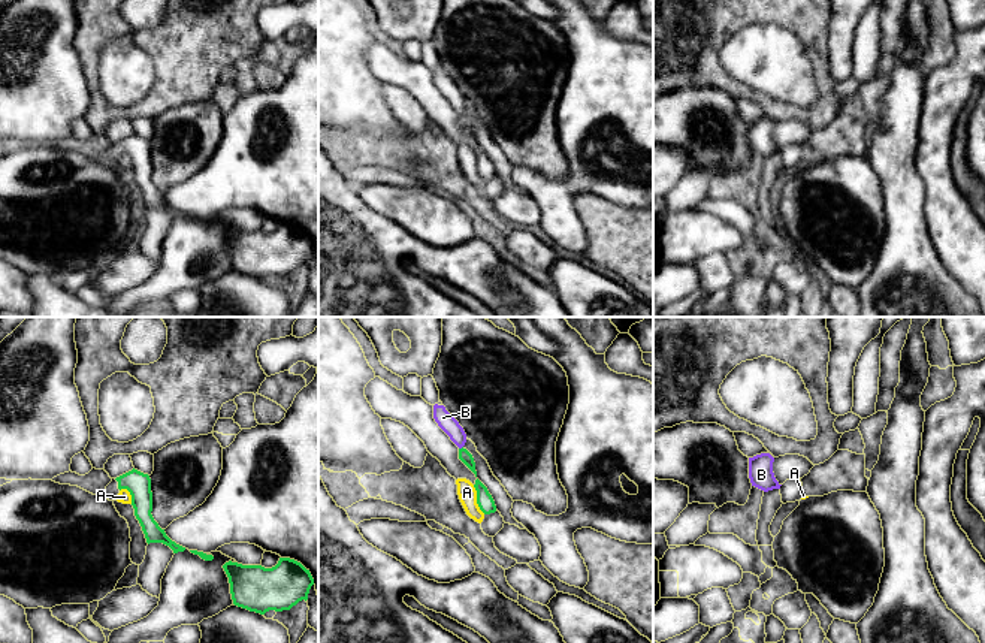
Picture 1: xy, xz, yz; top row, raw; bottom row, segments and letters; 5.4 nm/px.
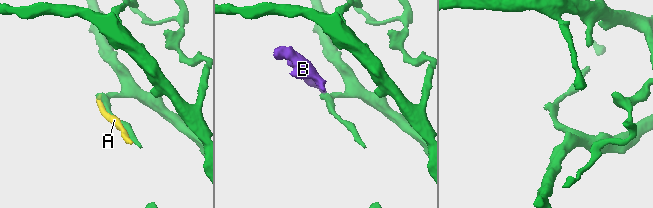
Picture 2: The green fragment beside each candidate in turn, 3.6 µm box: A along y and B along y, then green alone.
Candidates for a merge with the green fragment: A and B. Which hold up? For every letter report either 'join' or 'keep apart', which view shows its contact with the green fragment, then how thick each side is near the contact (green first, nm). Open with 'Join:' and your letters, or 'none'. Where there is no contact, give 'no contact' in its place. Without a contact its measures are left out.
Join: none
A: keep apart | xz | 90/100 nm
B: keep apart | xz | 70/90 nm

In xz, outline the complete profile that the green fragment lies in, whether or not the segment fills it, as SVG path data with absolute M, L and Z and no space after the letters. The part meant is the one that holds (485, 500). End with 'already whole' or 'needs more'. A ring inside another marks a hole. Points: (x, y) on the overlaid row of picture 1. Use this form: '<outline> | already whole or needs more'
M478 479L475 480L474 487L477 490L477 504L478 504L480 510L484 514L495 513L496 505L495 505L492 495L487 490L487 487Z | already whole

